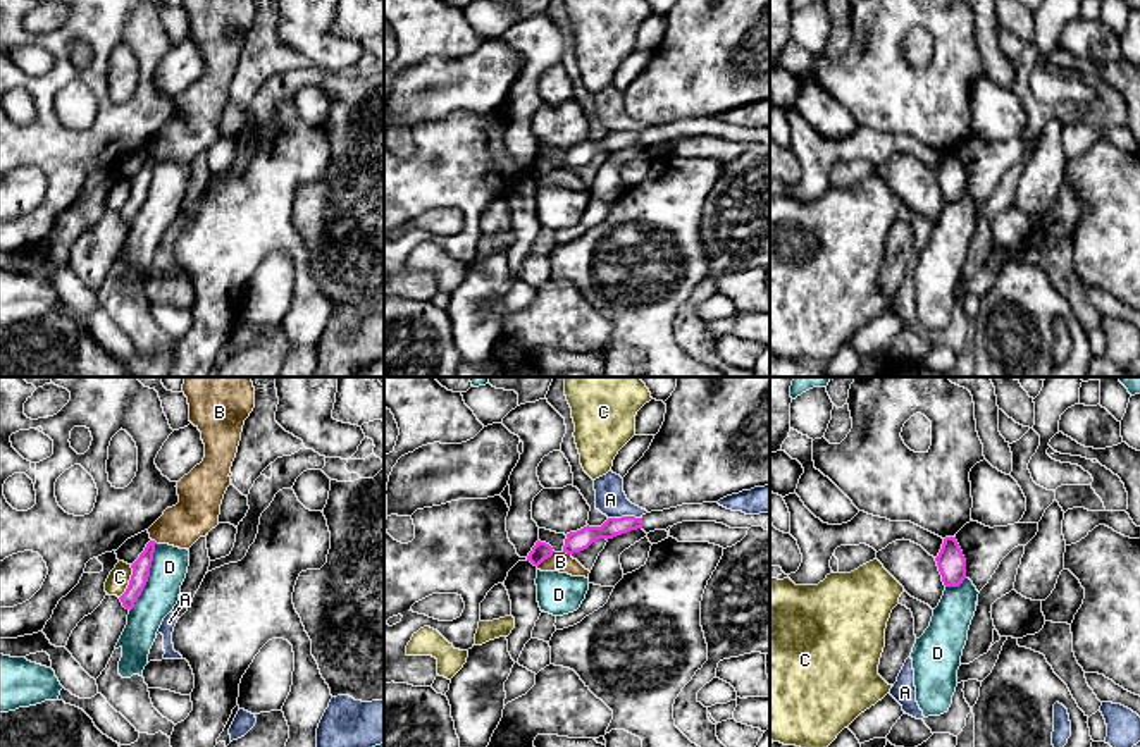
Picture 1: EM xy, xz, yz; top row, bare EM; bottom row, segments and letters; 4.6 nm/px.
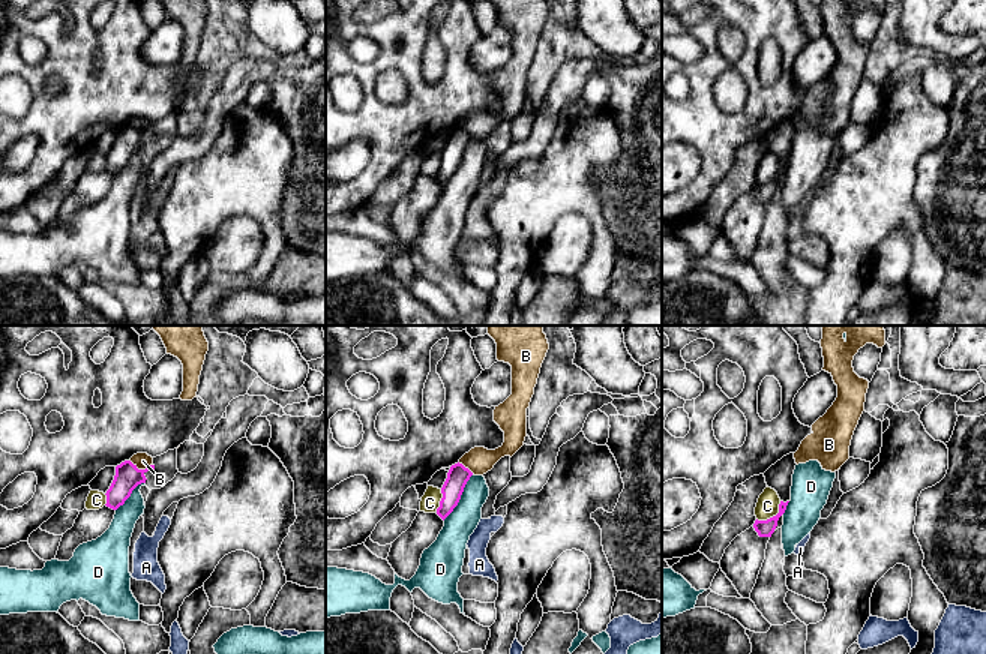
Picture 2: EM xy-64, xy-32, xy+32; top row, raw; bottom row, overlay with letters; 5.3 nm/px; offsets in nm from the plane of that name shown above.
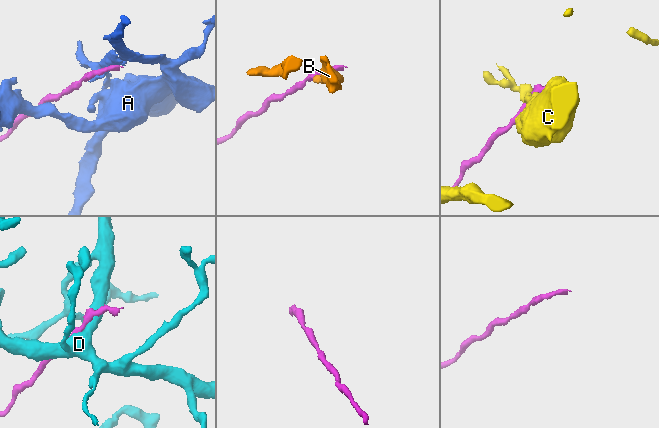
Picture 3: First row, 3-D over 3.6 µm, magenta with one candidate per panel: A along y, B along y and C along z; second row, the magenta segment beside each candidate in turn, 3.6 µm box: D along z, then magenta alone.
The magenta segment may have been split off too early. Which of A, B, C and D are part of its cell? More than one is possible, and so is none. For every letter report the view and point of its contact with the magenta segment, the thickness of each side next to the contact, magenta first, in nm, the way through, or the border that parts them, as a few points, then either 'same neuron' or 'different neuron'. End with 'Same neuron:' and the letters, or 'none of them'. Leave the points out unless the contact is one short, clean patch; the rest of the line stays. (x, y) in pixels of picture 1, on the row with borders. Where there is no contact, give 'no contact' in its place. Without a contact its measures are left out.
A: meets magenta in xz at (624, 517); 100 nm thick on the magenta side, 140 nm on the other; border along xz (639, 517), (608, 518); different neuron
B: meets magenta in xz at (546, 558); 90 nm thick on the magenta side, 100 nm on the other; border along xz (553, 551), (538, 567); different neuron
C: meets magenta in xy at (130, 582); 80 nm thick on the magenta side, 100 nm on the other; different neuron
D: meets magenta in xy at (148, 575); 80 nm thick on the magenta side, 170 nm on the other; different neuron
Same neuron: none of them

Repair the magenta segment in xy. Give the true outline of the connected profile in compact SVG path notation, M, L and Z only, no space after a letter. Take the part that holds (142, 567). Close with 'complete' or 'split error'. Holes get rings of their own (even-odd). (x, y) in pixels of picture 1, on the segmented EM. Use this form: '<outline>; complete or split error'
M150 540L139 558L131 565L133 575L129 585L126 592L119 597L122 606L129 611L134 608L134 602L138 601L148 582L155 544L155 540Z; complete

